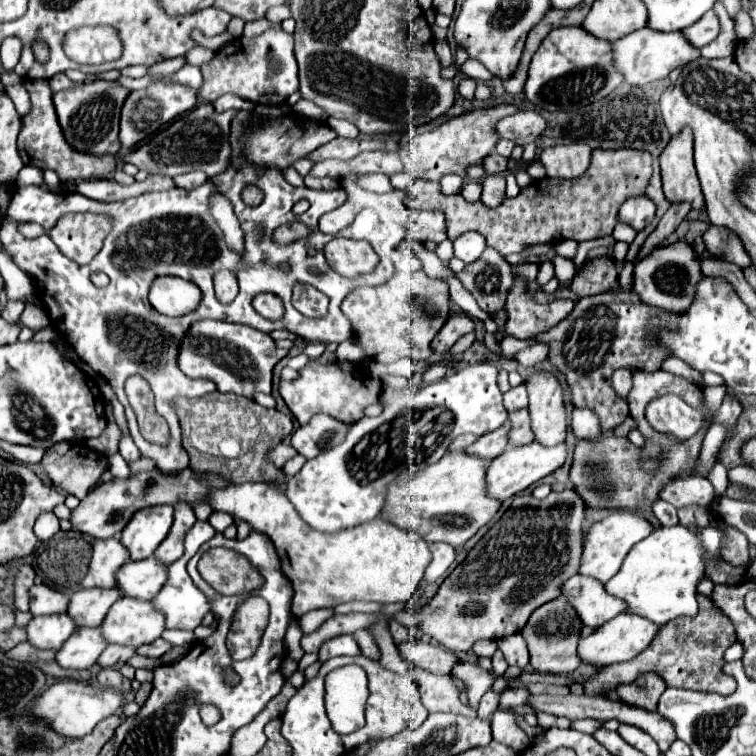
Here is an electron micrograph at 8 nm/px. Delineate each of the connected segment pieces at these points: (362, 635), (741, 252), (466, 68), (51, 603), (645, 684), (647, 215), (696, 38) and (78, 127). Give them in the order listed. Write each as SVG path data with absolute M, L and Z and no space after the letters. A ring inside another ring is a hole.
M358 630L358 632L354 632L352 636L356 636L354 640L358 642L358 648L362 650L362 656L368 656L368 658L372 658L372 660L378 660L378 658L380 658L380 650L378 650L374 638L370 636L370 632Z
M710 226L702 234L702 240L706 244L706 250L710 254L714 254L716 258L738 264L740 268L746 268L746 266L752 264L744 246L742 246L742 242L740 242L740 238L736 238L736 234L732 234L732 230Z
M466 60L466 62L460 66L460 70L462 70L468 78L474 78L474 80L492 80L492 78L494 78L488 70L484 70L484 66L482 66L478 60Z
M36 584L30 588L30 612L32 616L48 616L48 614L62 614L66 612L68 596L50 590L44 584Z
M642 674L636 682L628 686L618 686L618 700L636 708L656 710L660 694L666 690L664 680L658 674Z
M634 196L628 198L620 210L618 210L618 222L632 226L634 230L642 230L644 226L648 226L654 220L656 214L656 206L650 198L646 196Z
M710 10L708 14L704 14L704 18L700 18L700 22L688 26L682 30L686 40L692 42L694 48L702 48L706 44L710 44L718 32L720 32L720 24L718 24L718 16L714 10Z
M94 82L86 84L76 90L62 90L54 94L54 106L58 114L58 122L66 142L80 152L104 156L104 154L118 154L120 140L118 140L118 122L120 110L130 94L126 88L118 86L116 82Z

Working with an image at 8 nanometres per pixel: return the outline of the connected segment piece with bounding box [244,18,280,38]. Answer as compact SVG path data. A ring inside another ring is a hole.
M254 20L254 22L246 22L246 26L244 26L244 36L246 38L254 38L256 34L262 34L264 30L268 30L268 28L272 28L272 26L276 26L276 28L280 28L280 24L270 24L268 20Z

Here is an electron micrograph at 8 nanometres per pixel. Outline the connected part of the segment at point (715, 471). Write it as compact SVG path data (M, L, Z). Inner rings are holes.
M718 462L718 464L710 470L708 480L712 482L716 496L722 496L722 494L726 492L726 488L728 488L728 470Z

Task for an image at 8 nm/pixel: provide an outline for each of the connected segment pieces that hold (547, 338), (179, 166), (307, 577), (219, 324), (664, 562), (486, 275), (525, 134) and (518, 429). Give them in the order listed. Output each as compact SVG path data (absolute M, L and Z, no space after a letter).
M608 292L598 296L586 296L580 298L572 314L552 330L528 340L504 336L500 340L500 348L504 350L506 358L512 358L518 350L524 350L526 346L540 344L540 342L548 344L550 362L556 366L558 372L566 376L572 406L592 408L600 418L602 430L612 432L620 422L628 418L626 398L618 396L610 384L614 370L630 368L632 372L636 370L656 372L660 370L660 364L666 358L666 350L648 344L646 322L650 322L650 318L660 318L662 322L668 322L668 326L676 326L678 314L646 306L644 302L640 302L640 298L636 298L634 292L616 292L616 294Z
M200 104L194 110L182 114L176 122L172 122L166 130L156 134L150 142L130 152L124 160L146 170L148 174L176 176L192 170L202 170L208 176L220 174L224 166L230 162L230 122L236 116L236 110L226 110L218 114L212 104Z
M250 482L216 488L210 490L208 504L212 510L222 510L248 522L254 530L260 530L274 542L282 572L294 588L292 612L296 618L310 610L332 608L352 600L378 604L408 602L430 562L428 544L418 534L400 530L382 518L374 518L364 526L340 534L320 534L296 514L286 494L274 484Z
M200 320L188 330L180 348L180 370L190 378L212 380L220 392L234 392L252 398L256 392L270 394L272 370L288 354L284 348L276 348L270 334L252 330L250 326L230 324L222 320Z
M682 524L664 528L660 526L648 538L640 540L628 556L620 572L604 584L606 592L626 602L628 614L638 614L658 626L678 618L678 616L694 616L698 612L696 606L696 584L704 578L704 552L720 556L720 540L724 536L724 528L706 526L700 532L692 532Z
M486 248L472 266L466 266L458 274L458 278L486 314L494 314L506 306L508 290L514 284L512 266L492 248Z
M520 110L512 116L502 118L494 126L494 132L498 134L498 138L512 140L514 144L530 144L542 134L544 128L546 128L546 120L538 112Z
M518 410L510 414L510 430L508 430L508 442L514 446L524 446L532 442L532 430L528 422L528 410Z

